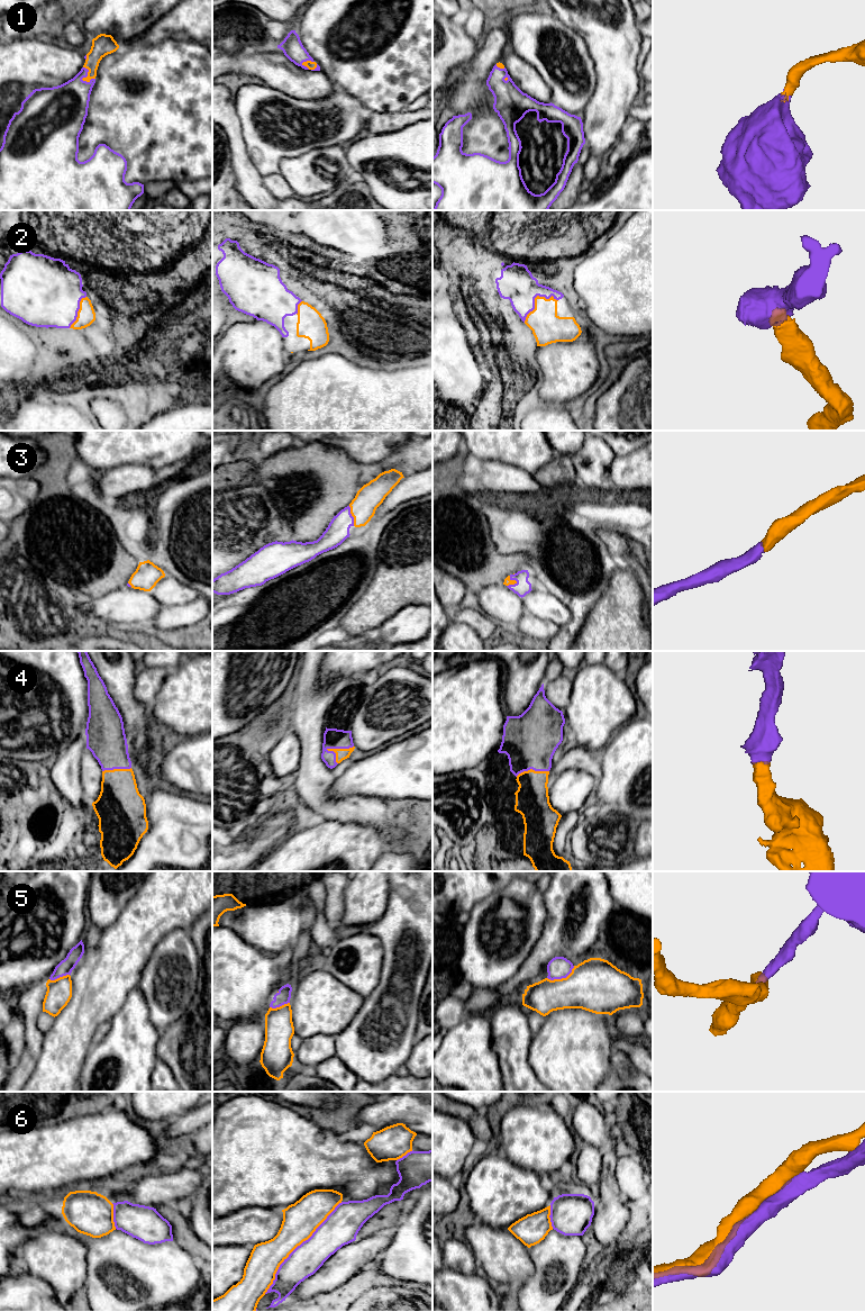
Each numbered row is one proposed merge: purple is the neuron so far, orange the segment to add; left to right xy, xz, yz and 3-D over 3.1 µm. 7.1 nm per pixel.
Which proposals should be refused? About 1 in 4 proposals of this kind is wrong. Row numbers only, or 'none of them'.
5

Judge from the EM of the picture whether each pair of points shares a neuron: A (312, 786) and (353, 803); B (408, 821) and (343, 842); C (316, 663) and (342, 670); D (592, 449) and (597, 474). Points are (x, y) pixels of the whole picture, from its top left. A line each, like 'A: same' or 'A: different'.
A: same
B: same
C: different
D: same

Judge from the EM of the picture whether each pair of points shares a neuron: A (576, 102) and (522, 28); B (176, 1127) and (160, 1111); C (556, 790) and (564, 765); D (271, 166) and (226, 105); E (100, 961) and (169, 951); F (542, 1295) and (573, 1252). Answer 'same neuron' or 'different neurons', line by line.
A: same neuron
B: same neuron
C: different neurons
D: different neurons
E: different neurons
F: same neuron

